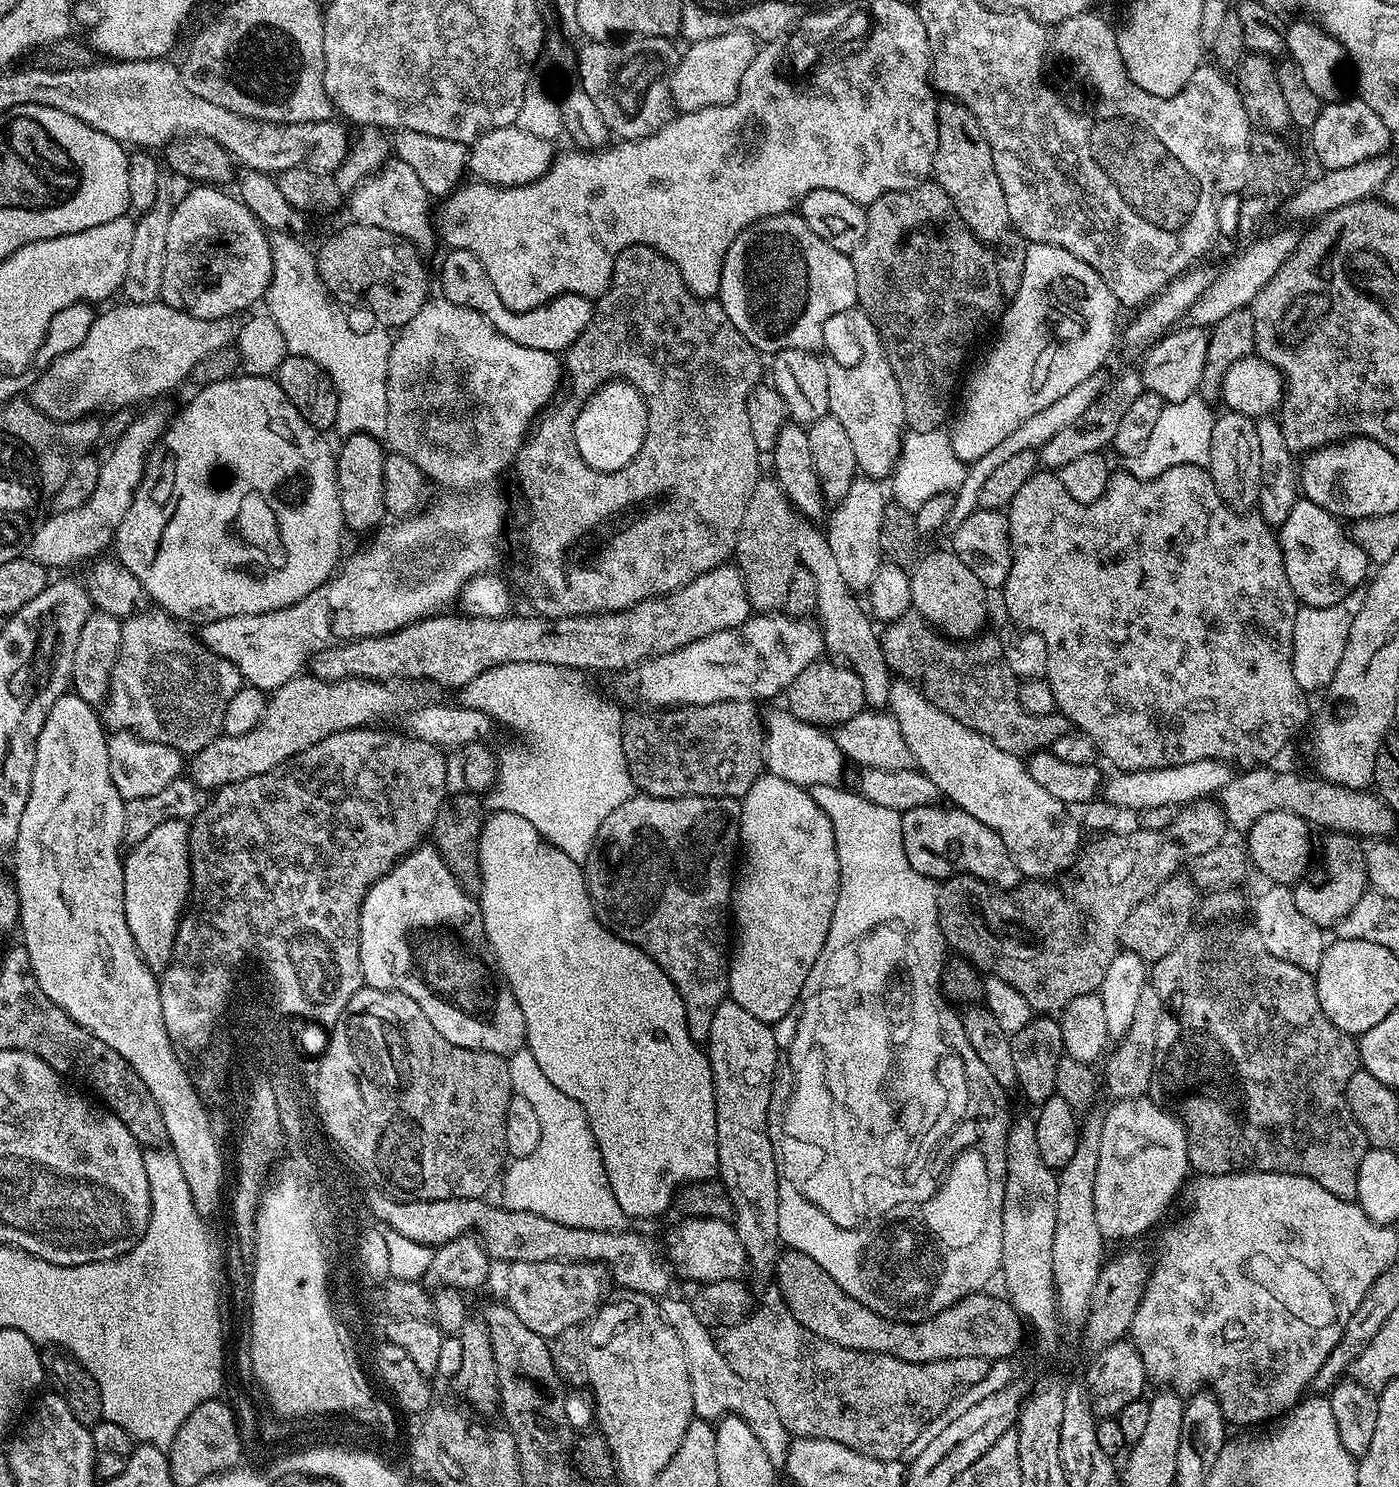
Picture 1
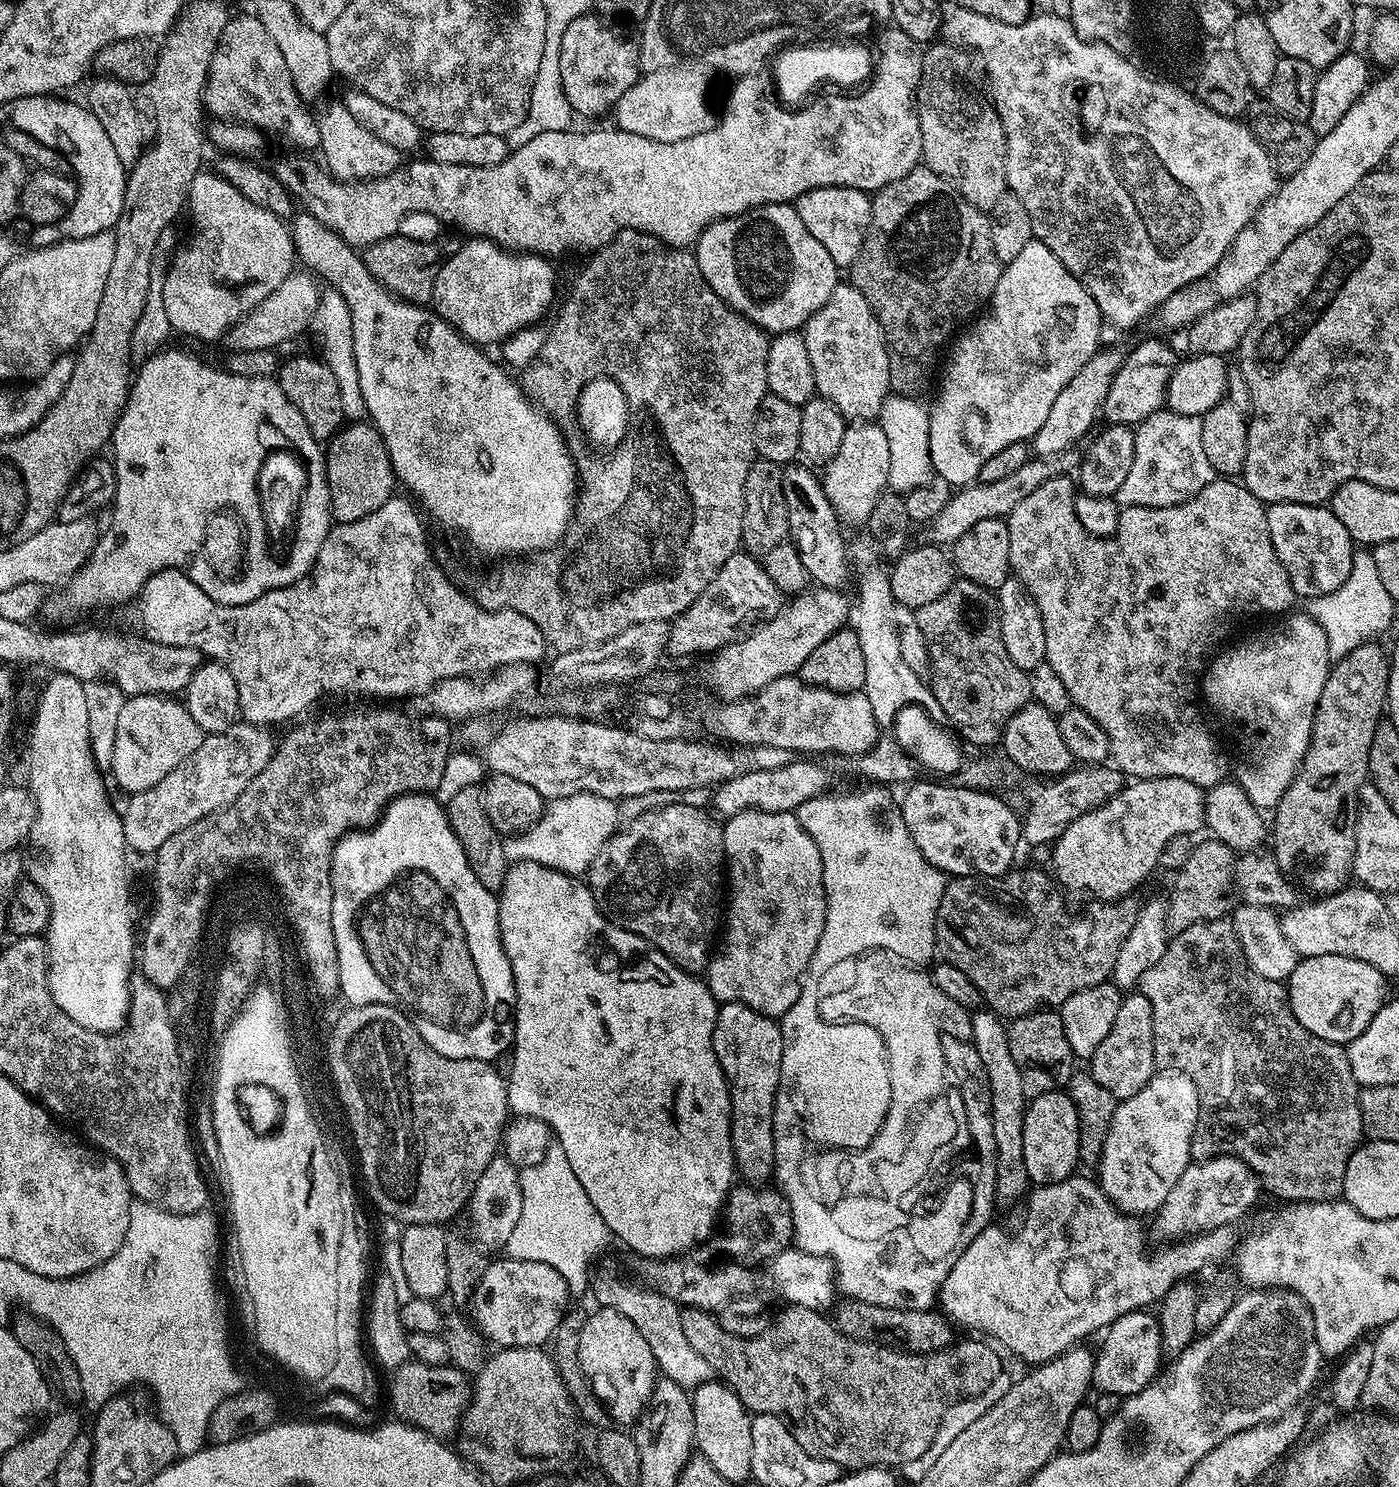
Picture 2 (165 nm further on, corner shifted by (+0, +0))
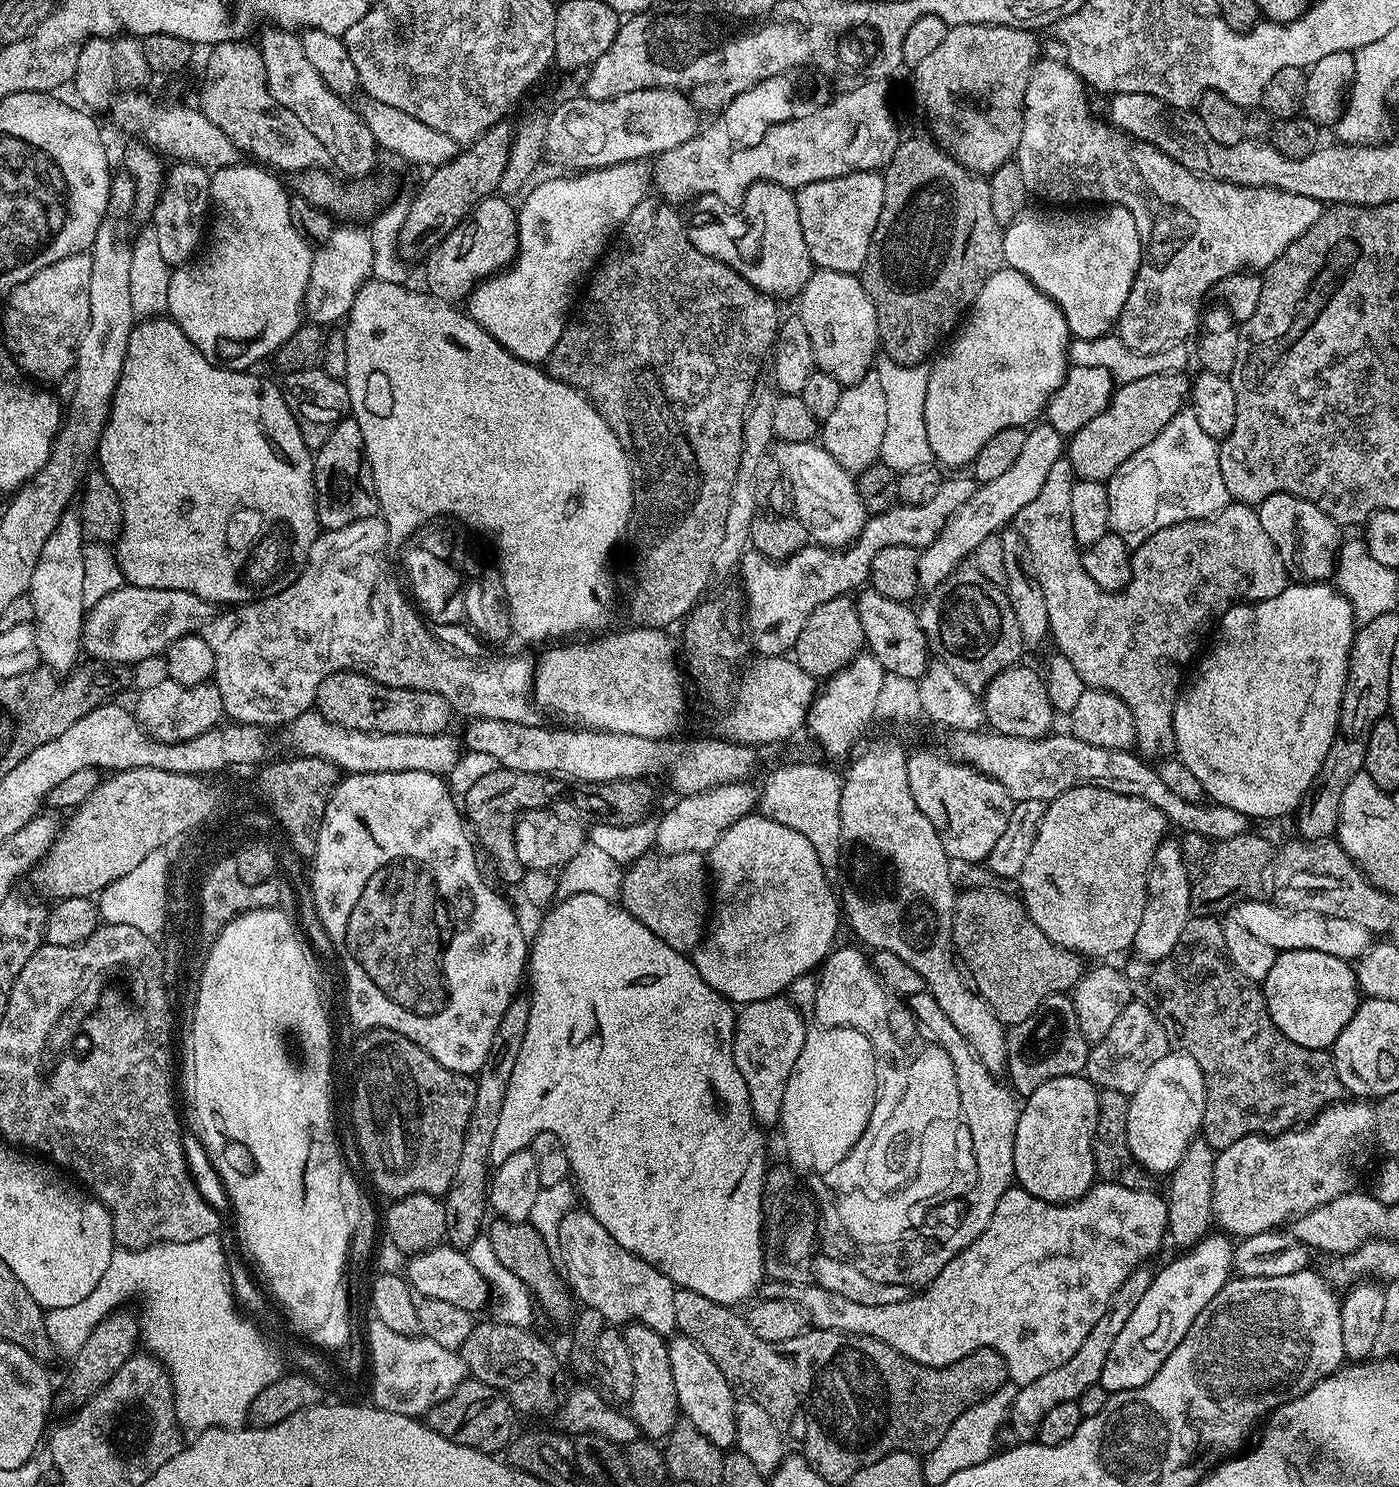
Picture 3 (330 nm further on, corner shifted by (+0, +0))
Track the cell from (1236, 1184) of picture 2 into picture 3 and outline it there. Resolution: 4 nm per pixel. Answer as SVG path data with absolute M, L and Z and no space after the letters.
M1348 1098L1334 1103L1295 1130L1278 1132L1275 1136L1257 1134L1238 1138L1234 1146L1221 1148L1216 1154L1212 1194L1213 1221L1217 1225L1221 1224L1225 1228L1221 1229L1229 1237L1243 1238L1279 1229L1297 1216L1326 1202L1334 1202L1334 1198L1344 1196L1357 1187L1356 1179L1368 1164L1368 1155L1374 1149L1375 1138L1373 1105L1360 1098Z

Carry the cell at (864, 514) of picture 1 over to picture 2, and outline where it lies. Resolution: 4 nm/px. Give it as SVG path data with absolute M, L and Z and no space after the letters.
M856 422L845 427L842 446L838 446L838 454L829 460L822 472L822 483L826 490L826 498L834 506L836 515L845 525L867 525L870 510L874 510L874 502L878 502L878 494L888 488L888 475L890 474L890 446L886 442L886 434L878 422Z

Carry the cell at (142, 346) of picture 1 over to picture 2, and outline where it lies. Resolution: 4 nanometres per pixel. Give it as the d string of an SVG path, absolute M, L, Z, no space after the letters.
M294 270L282 282L282 286L278 286L278 290L274 290L274 294L267 296L261 304L254 306L252 312L248 312L235 326L228 329L226 343L229 345L227 347L234 352L238 350L266 350L267 348L279 349L279 344L284 344L287 340L294 339L303 328L307 329L311 325L312 316L316 312L316 307L320 304L321 295L321 285L313 273L307 270Z

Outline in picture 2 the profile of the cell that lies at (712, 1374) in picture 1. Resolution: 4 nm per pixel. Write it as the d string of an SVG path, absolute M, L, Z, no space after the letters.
M600 1268L591 1273L590 1296L593 1296L599 1307L618 1310L638 1326L638 1331L646 1342L650 1342L650 1351L656 1359L656 1367L659 1375L670 1382L678 1382L678 1386L694 1390L699 1384L713 1379L712 1367L690 1347L686 1342L686 1333L682 1330L682 1318L680 1317L681 1305L666 1298L656 1289L645 1286L635 1279L623 1280L612 1268Z

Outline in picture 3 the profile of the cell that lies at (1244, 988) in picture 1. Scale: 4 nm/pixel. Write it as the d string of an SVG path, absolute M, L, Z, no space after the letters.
M1195 914L1189 916L1186 926L1182 926L1182 934L1178 937L1178 946L1174 946L1174 950L1170 950L1170 954L1166 954L1166 958L1161 960L1132 958L1128 965L1123 965L1122 971L1126 979L1128 979L1128 985L1133 997L1146 1006L1150 1006L1154 1010L1158 1022L1162 1022L1162 1030L1166 1030L1166 1038L1169 1045L1173 1049L1185 1052L1187 1056L1194 1058L1194 1062L1198 1062L1198 1066L1204 1075L1204 1089L1206 1090L1202 1139L1211 1148L1219 1150L1226 1146L1234 1146L1234 1142L1238 1142L1238 1138L1246 1138L1257 1134L1275 1136L1278 1132L1286 1132L1295 1129L1297 1126L1303 1126L1315 1118L1322 1109L1329 1108L1345 1095L1342 1082L1338 1078L1338 1070L1332 1061L1331 1051L1322 1048L1298 1046L1298 1042L1290 1042L1290 1038L1286 1038L1286 1034L1282 1034L1282 1030L1278 1030L1278 1026L1274 1026L1264 1001L1261 985L1255 980L1245 978L1230 962L1230 958L1226 954L1224 939L1222 938L1222 923L1216 916L1197 916Z

